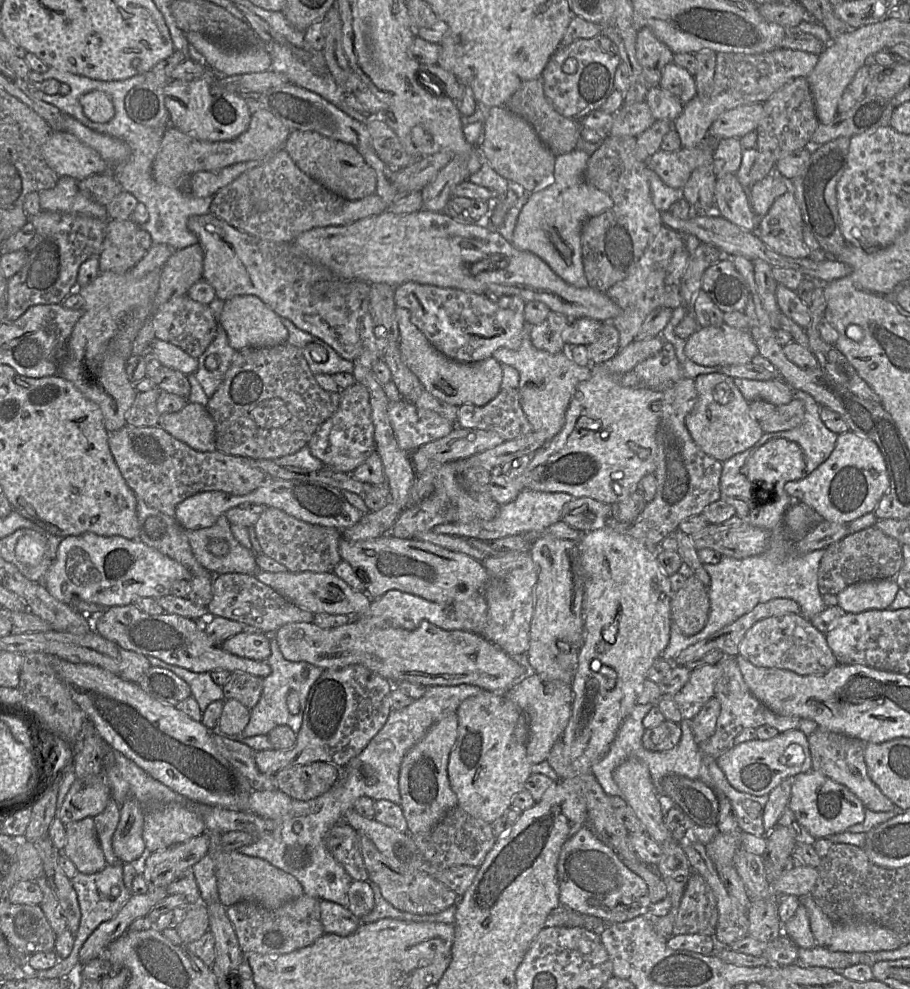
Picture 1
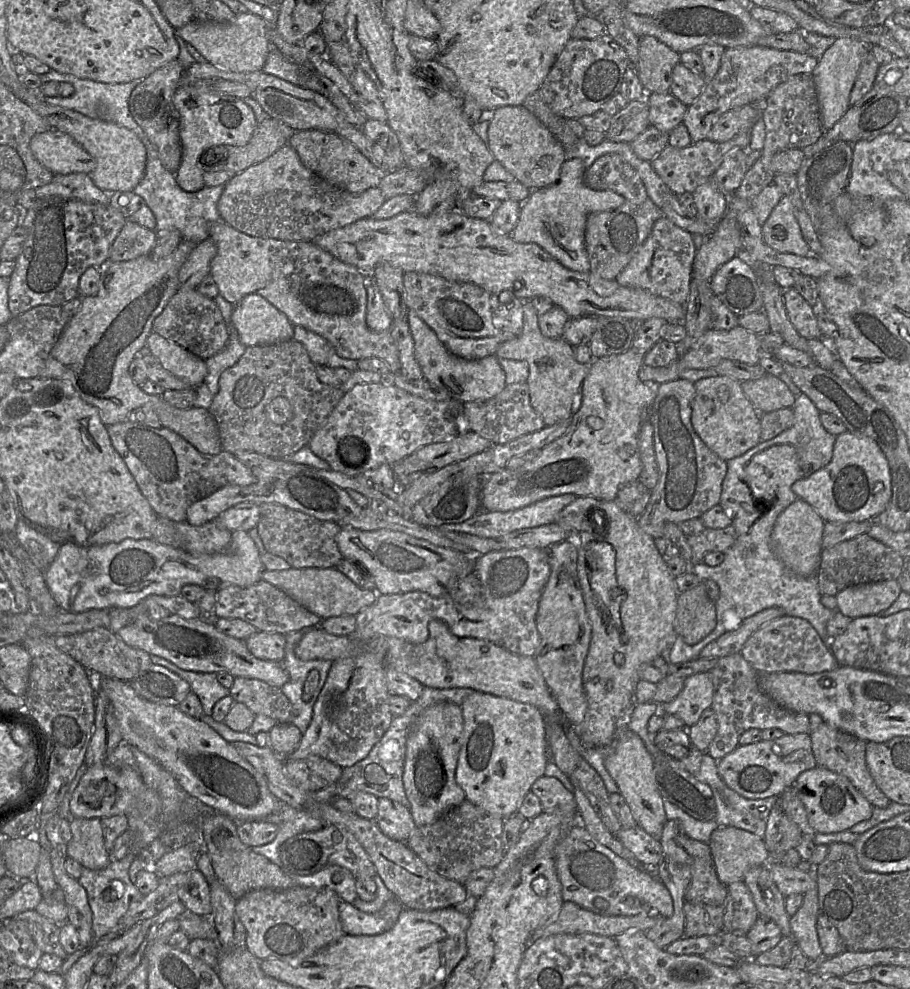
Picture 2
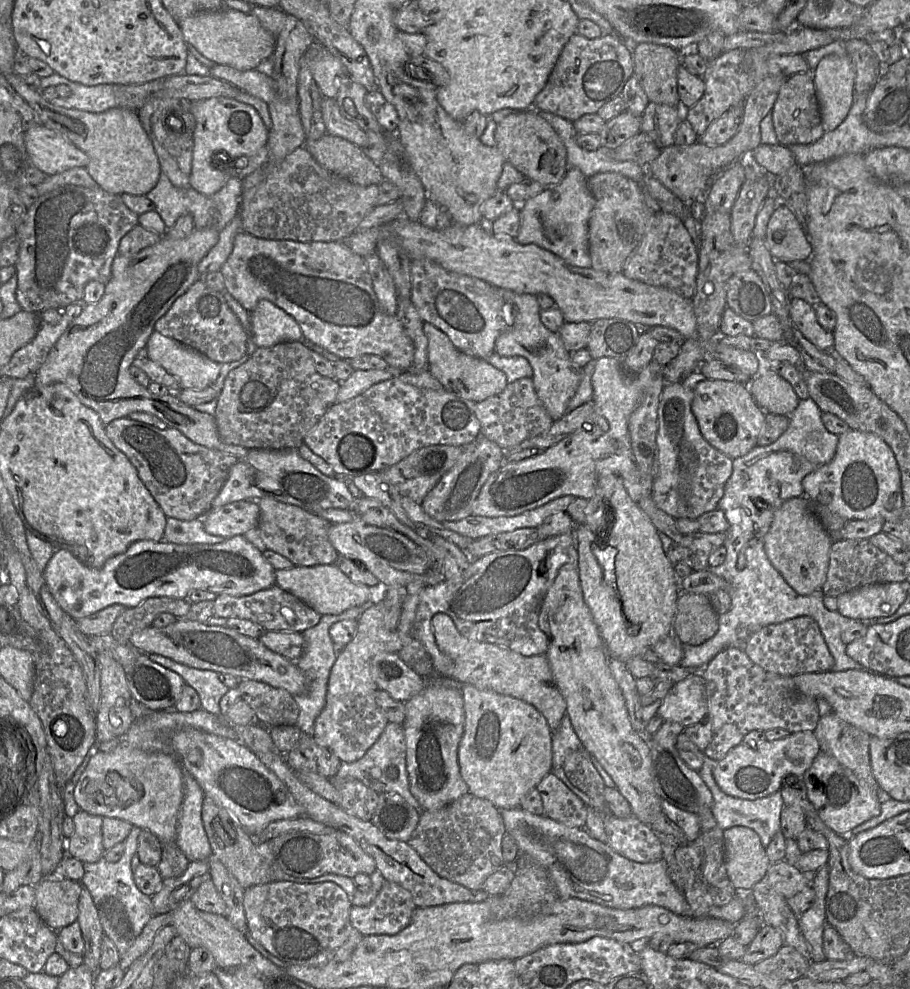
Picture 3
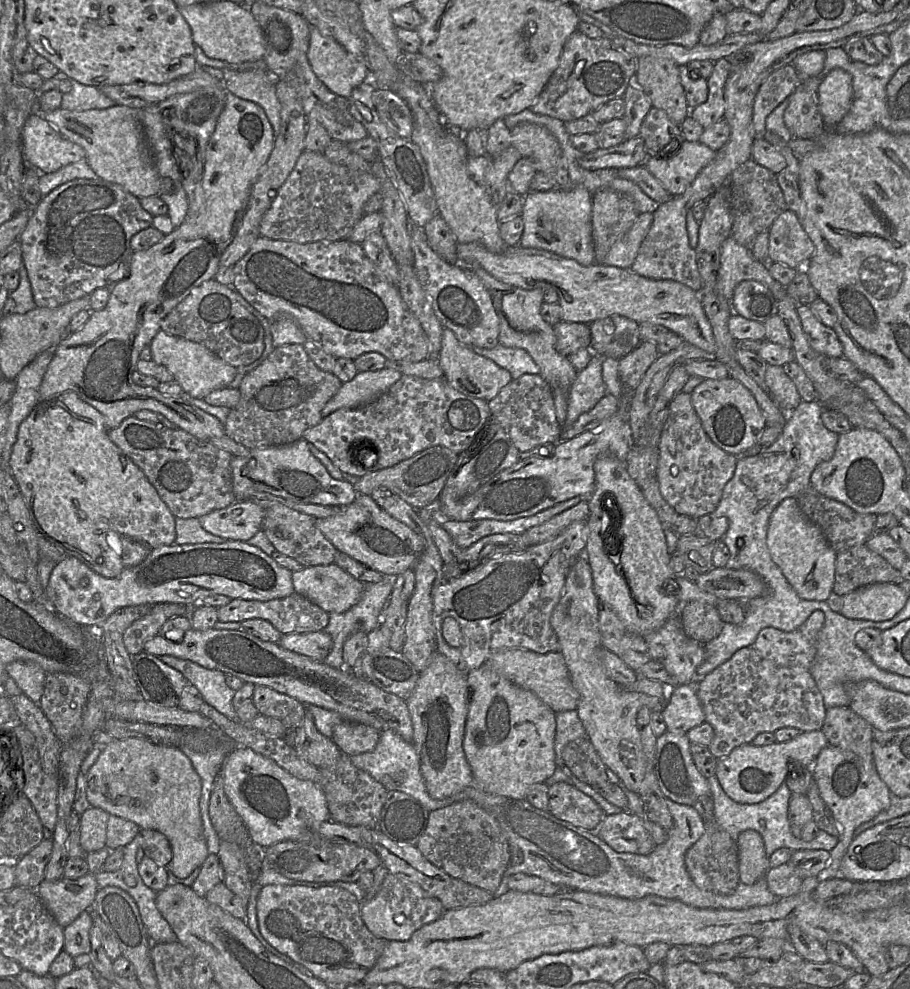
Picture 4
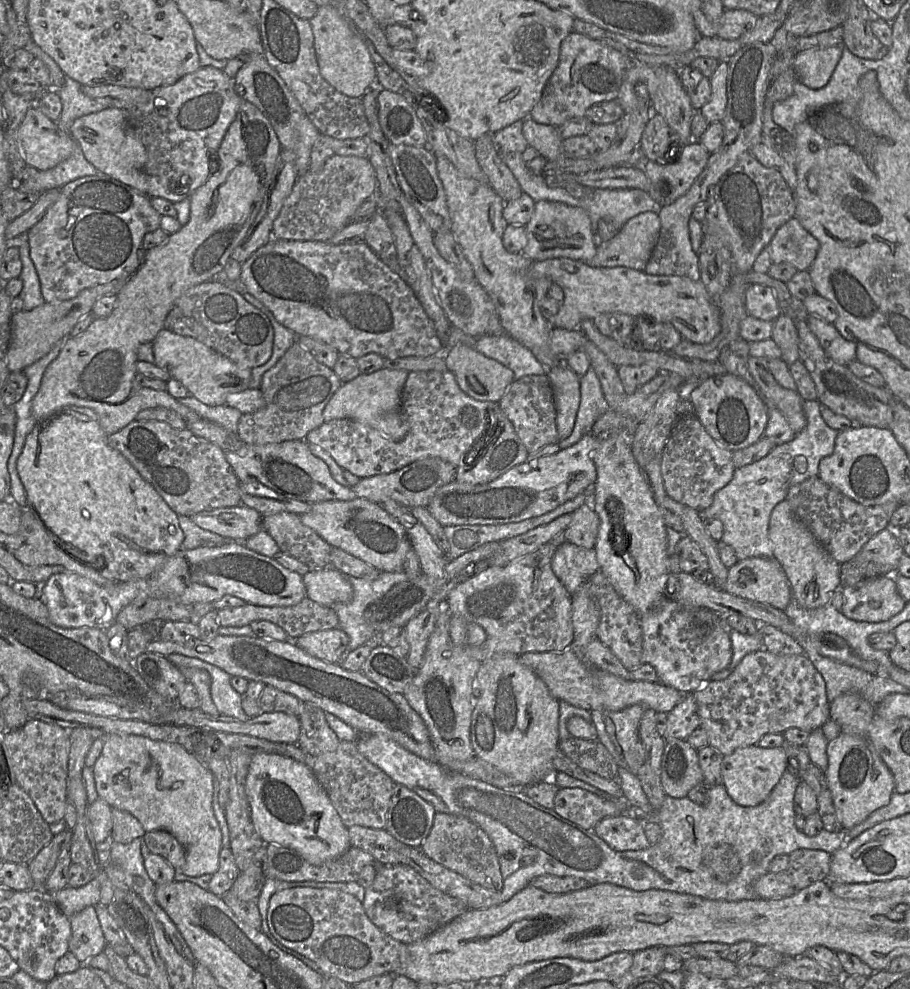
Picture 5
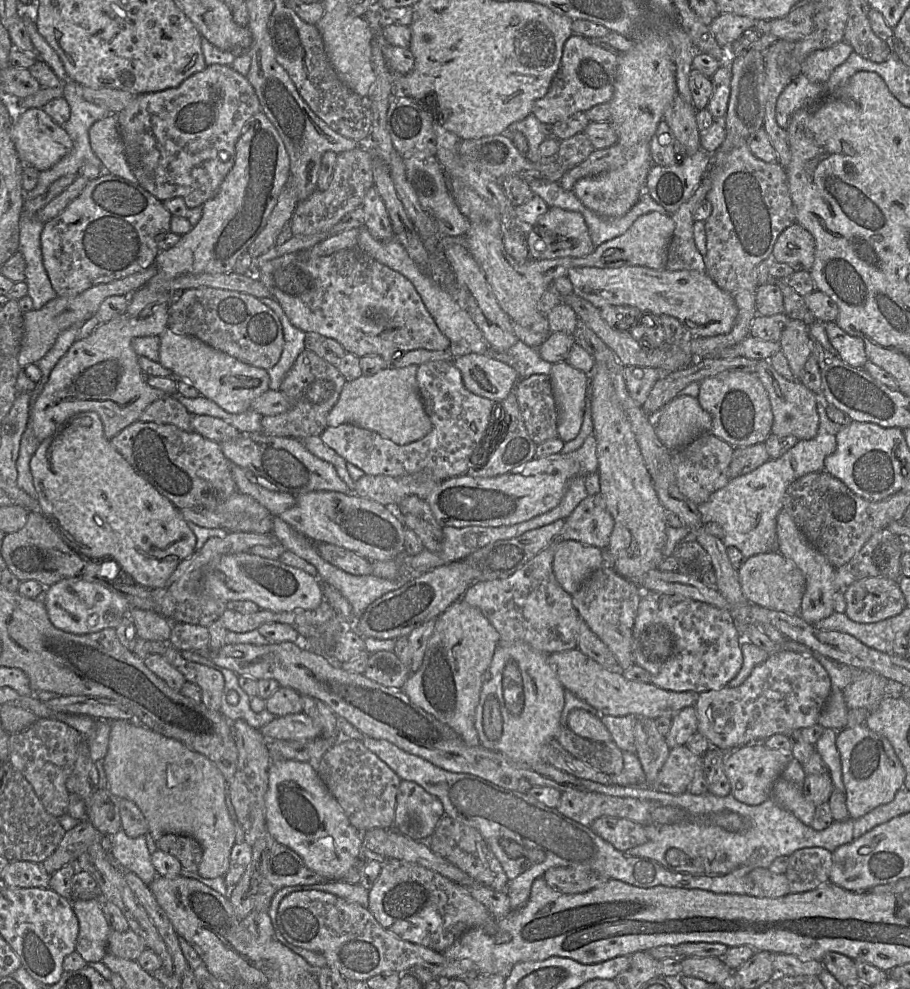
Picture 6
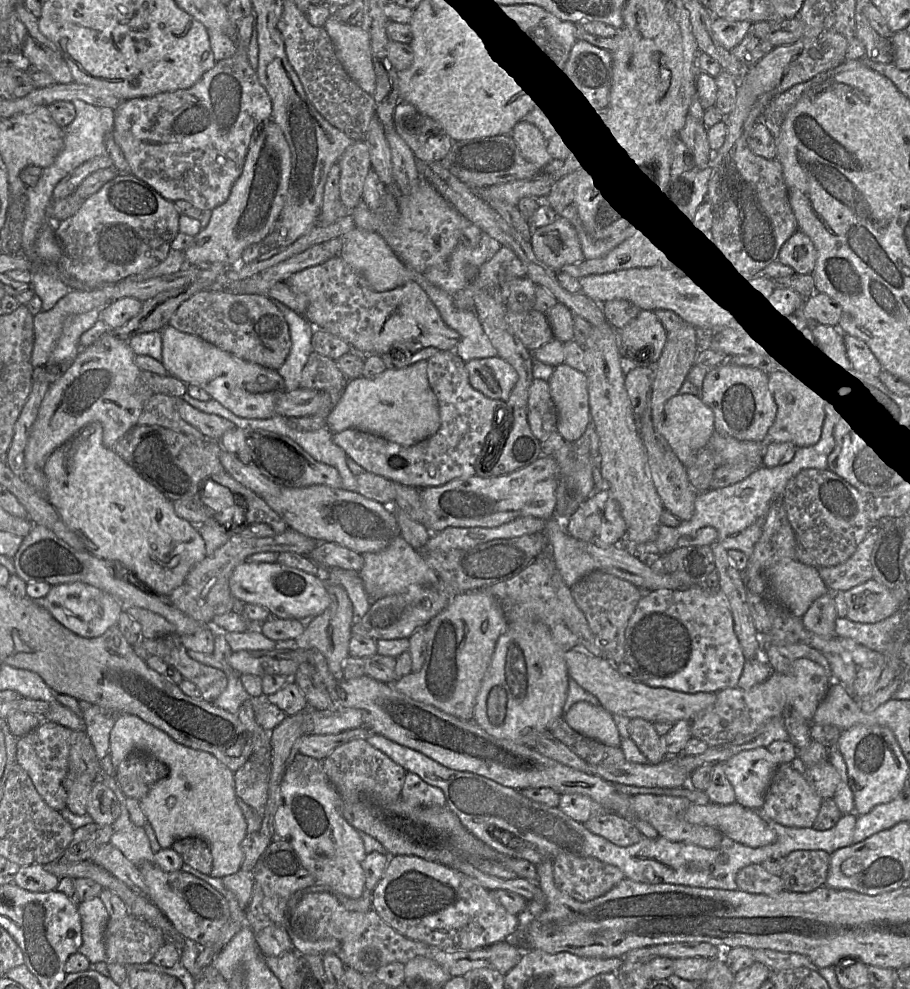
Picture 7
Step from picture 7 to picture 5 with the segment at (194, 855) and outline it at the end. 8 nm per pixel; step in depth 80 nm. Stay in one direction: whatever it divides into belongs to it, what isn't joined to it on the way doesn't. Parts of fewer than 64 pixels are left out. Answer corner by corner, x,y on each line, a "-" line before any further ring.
164,830
145,832
143,841
152,854
162,856
176,870
181,870
186,862
186,852
181,843

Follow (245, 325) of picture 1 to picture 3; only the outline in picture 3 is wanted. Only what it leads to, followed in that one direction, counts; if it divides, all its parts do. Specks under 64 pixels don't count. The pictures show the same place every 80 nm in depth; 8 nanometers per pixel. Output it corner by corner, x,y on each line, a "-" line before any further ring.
265,299
260,300
250,312
250,337
257,347
271,347
282,342
304,339
296,320

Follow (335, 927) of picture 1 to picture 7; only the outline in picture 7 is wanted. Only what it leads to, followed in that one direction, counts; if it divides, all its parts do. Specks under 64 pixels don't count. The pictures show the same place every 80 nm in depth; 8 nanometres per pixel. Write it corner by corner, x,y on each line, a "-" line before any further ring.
414,855
391,856
381,880
372,891
372,910
374,910
385,923
406,938
425,943
445,952
471,951
485,948
498,942
507,942
507,938
509,938
518,929
518,916
510,914
499,903
494,896
494,891
495,890
488,890
485,888
475,878
467,876
443,864
431,862

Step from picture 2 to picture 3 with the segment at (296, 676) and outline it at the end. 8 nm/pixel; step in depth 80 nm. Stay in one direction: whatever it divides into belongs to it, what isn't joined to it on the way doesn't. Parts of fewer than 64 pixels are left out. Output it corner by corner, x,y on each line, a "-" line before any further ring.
366,603
362,606
350,608
338,615
322,615
319,623
316,626
301,633
304,639
303,652
301,656
295,660
295,663
307,678
307,690
303,694
295,695
294,699
300,709
296,726
299,727
303,733
311,736
313,735
315,720
322,712
326,703
330,671
339,652
335,649
329,634
331,626
341,620
357,621
370,604
371,603

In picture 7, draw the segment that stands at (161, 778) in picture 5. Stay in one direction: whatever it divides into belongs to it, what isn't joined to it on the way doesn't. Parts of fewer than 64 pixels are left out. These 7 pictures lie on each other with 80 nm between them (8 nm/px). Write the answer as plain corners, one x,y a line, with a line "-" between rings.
118,714
110,734
110,754
113,767
117,768
133,752
152,754
169,768
168,775
157,781
150,788
147,795
139,801
161,847
163,849
170,848
176,840
189,837
199,837
205,840
210,846
213,857
210,876
222,878
225,888
234,893
239,906
246,909
252,896
254,875
252,870
240,870
244,859
241,843
248,834
248,823
236,795
234,772
212,754
192,749
176,742
168,734
145,722
138,716

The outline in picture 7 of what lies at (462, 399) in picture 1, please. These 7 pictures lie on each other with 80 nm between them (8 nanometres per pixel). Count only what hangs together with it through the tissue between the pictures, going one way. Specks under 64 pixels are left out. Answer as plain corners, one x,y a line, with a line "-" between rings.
500,357
466,362
470,384
485,396
506,402
518,381
514,367

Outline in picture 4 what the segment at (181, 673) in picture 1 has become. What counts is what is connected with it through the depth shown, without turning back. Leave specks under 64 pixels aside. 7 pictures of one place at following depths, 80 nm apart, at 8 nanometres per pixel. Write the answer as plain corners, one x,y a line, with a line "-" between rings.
171,655
158,657
168,666
181,672
188,683
199,690
204,702
214,707
227,718
237,718
237,710
232,704
235,691
227,685
224,672
208,669
190,660

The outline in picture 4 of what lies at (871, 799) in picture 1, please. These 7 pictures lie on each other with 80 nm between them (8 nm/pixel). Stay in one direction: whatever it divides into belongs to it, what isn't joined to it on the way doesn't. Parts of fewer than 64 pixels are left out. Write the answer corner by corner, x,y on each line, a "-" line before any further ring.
848,706
826,709
821,728
828,745
872,762
873,727

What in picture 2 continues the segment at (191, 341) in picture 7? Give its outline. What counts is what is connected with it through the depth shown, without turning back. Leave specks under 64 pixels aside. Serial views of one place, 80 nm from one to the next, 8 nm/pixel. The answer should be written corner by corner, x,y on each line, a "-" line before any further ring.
155,332
148,336
146,347
167,371
186,382
191,388
204,383
208,373
204,359

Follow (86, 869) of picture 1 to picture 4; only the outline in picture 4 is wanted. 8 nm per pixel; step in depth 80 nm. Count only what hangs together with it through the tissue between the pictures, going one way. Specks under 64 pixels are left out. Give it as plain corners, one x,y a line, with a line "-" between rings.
90,807
80,815
80,844
86,853
98,851
106,846
109,816
108,812
96,807

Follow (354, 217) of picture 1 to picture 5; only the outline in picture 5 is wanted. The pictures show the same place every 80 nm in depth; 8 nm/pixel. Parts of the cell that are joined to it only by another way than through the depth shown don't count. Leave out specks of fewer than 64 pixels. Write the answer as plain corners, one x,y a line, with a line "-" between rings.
342,156
328,158
319,172
311,169
299,175
291,194
272,227
272,239
326,242
350,223
356,209
377,191
377,178
368,157

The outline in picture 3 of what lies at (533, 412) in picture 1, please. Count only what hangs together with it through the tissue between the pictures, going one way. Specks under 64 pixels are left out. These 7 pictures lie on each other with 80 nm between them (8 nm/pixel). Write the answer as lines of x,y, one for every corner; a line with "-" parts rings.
500,289
499,294
504,304
514,307
514,321
497,338
494,352
505,357
522,356
529,361
533,369
535,392
552,420
557,421
567,413
569,401
581,381
582,369
571,361
570,352
558,332
548,330
541,322
541,309
536,295
519,294
507,289

